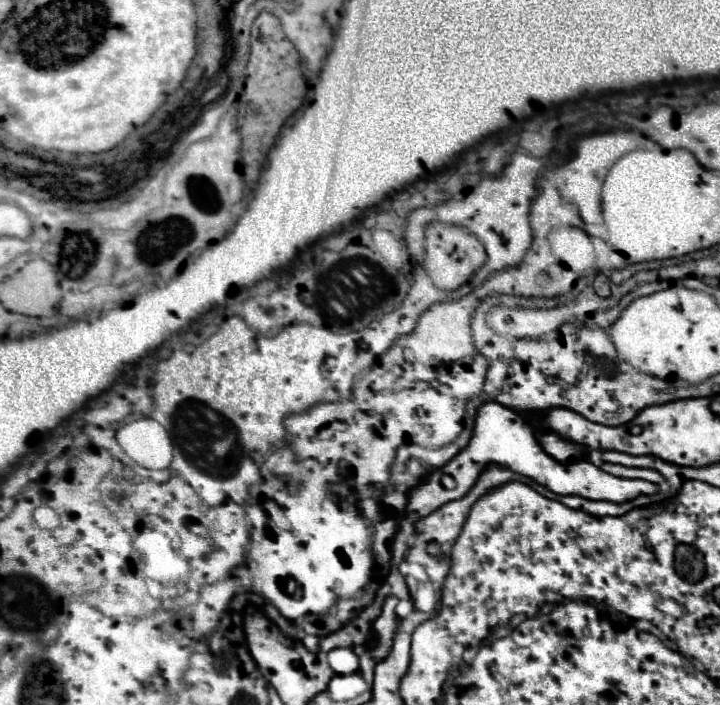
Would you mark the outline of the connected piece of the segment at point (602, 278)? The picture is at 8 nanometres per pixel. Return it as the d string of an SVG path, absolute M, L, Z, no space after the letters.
M598 273L594 283L592 283L594 291L600 295L600 297L608 297L610 295L610 279L604 275L604 273Z

